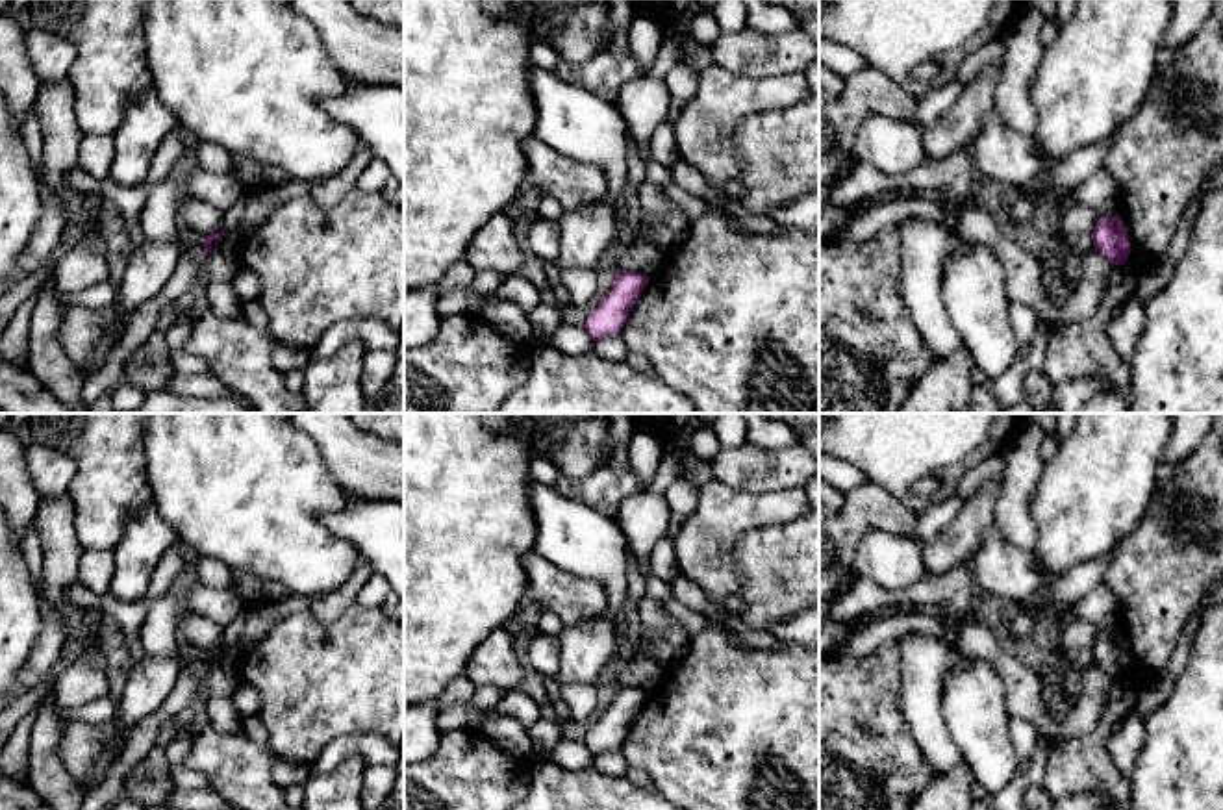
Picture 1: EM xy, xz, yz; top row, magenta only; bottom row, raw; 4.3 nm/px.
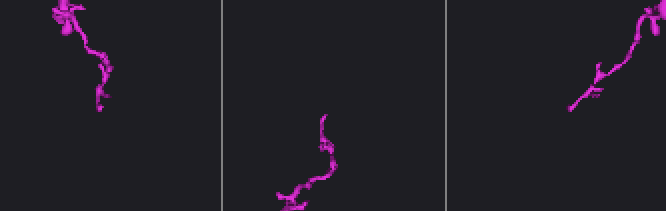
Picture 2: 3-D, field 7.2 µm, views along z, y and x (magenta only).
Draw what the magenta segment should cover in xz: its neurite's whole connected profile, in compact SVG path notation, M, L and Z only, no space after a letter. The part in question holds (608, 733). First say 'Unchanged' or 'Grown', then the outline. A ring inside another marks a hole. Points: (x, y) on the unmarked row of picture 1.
Unchanged. M619 686L612 704L586 734L584 745L587 751L597 758L621 747L647 699L647 690Z

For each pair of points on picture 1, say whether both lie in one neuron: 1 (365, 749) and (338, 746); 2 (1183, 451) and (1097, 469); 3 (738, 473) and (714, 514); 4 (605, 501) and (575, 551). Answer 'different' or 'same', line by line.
1: same
2: same
3: different
4: different

